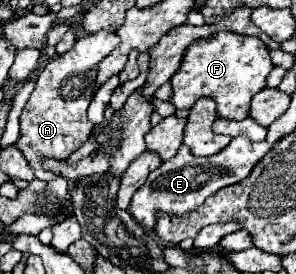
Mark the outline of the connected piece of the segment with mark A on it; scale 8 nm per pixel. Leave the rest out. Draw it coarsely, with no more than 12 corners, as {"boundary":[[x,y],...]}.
{"boundary":[[110,30],[78,38],[40,72],[20,116],[22,150],[68,158],[88,120],[98,64],[120,44]]}

